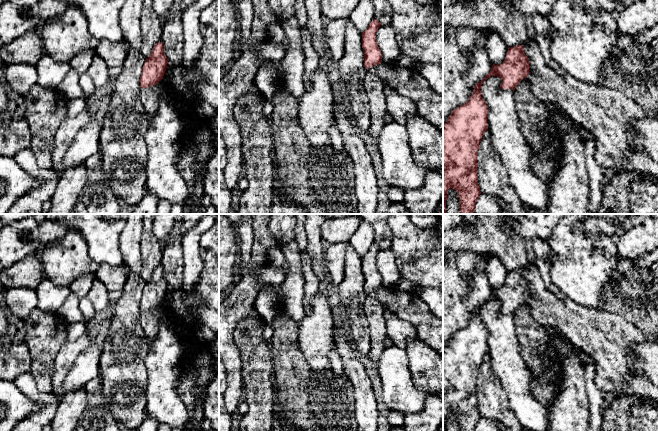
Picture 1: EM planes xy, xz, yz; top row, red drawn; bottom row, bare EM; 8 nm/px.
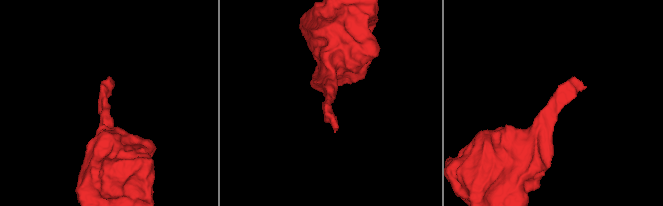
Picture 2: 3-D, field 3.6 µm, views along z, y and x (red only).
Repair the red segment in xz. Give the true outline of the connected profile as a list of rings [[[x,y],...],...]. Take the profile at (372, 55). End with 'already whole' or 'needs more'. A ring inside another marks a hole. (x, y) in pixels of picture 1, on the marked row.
[[[373,19],[367,29],[362,32],[362,48],[364,51],[364,66],[366,69],[382,63],[381,51],[376,42],[376,32],[381,23]]]; already whole

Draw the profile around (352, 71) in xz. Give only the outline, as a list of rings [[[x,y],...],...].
[[[351,22],[346,26],[344,54],[338,64],[340,81],[336,89],[341,93],[344,109],[360,129],[367,131],[371,112],[364,88],[367,71],[364,66],[362,33]]]

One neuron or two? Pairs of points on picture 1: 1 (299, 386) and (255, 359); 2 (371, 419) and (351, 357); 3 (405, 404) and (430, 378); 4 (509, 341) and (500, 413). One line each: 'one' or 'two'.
1: two
2: one
3: two
4: two

